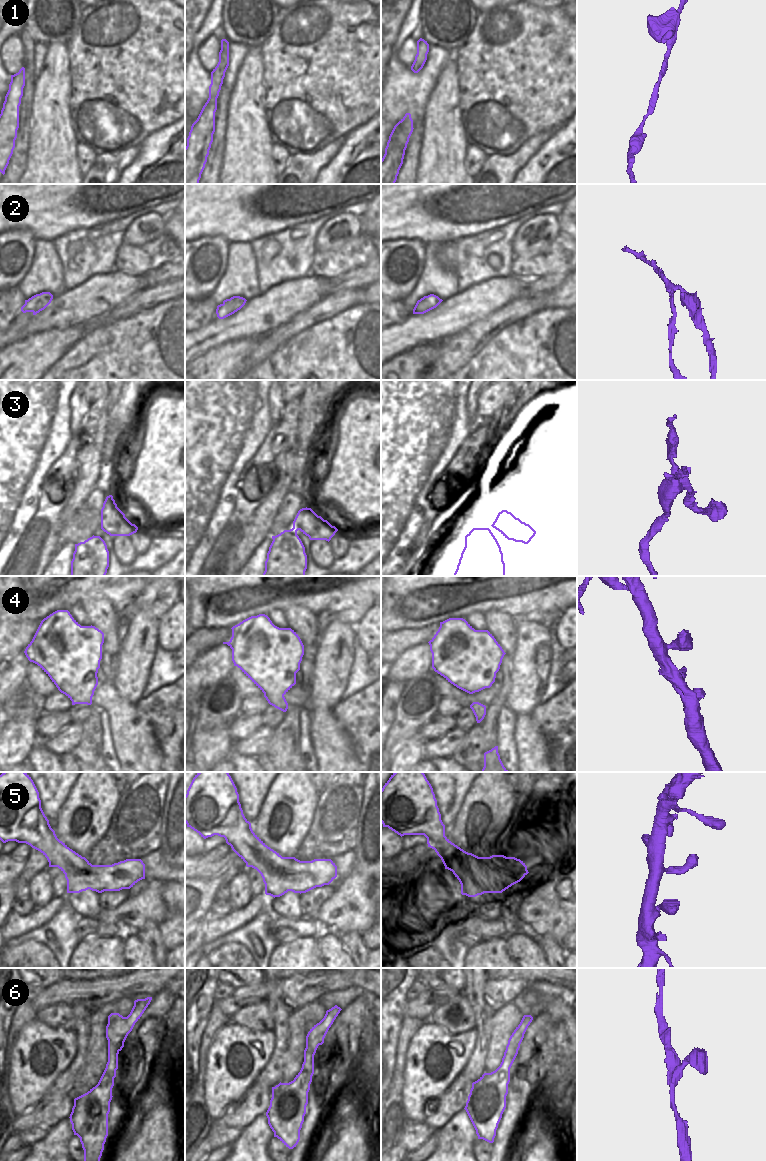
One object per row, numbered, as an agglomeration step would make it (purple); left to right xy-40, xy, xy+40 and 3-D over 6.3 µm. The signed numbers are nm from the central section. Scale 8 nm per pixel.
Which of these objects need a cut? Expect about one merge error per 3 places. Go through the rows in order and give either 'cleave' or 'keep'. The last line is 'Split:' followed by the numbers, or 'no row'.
1: keep
2: cleave
3: cleave
4: keep
5: keep
6: keep
Split: 2, 3

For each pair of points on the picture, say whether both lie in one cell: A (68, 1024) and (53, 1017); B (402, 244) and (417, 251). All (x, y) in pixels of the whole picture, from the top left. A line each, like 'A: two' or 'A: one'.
A: one
B: one

